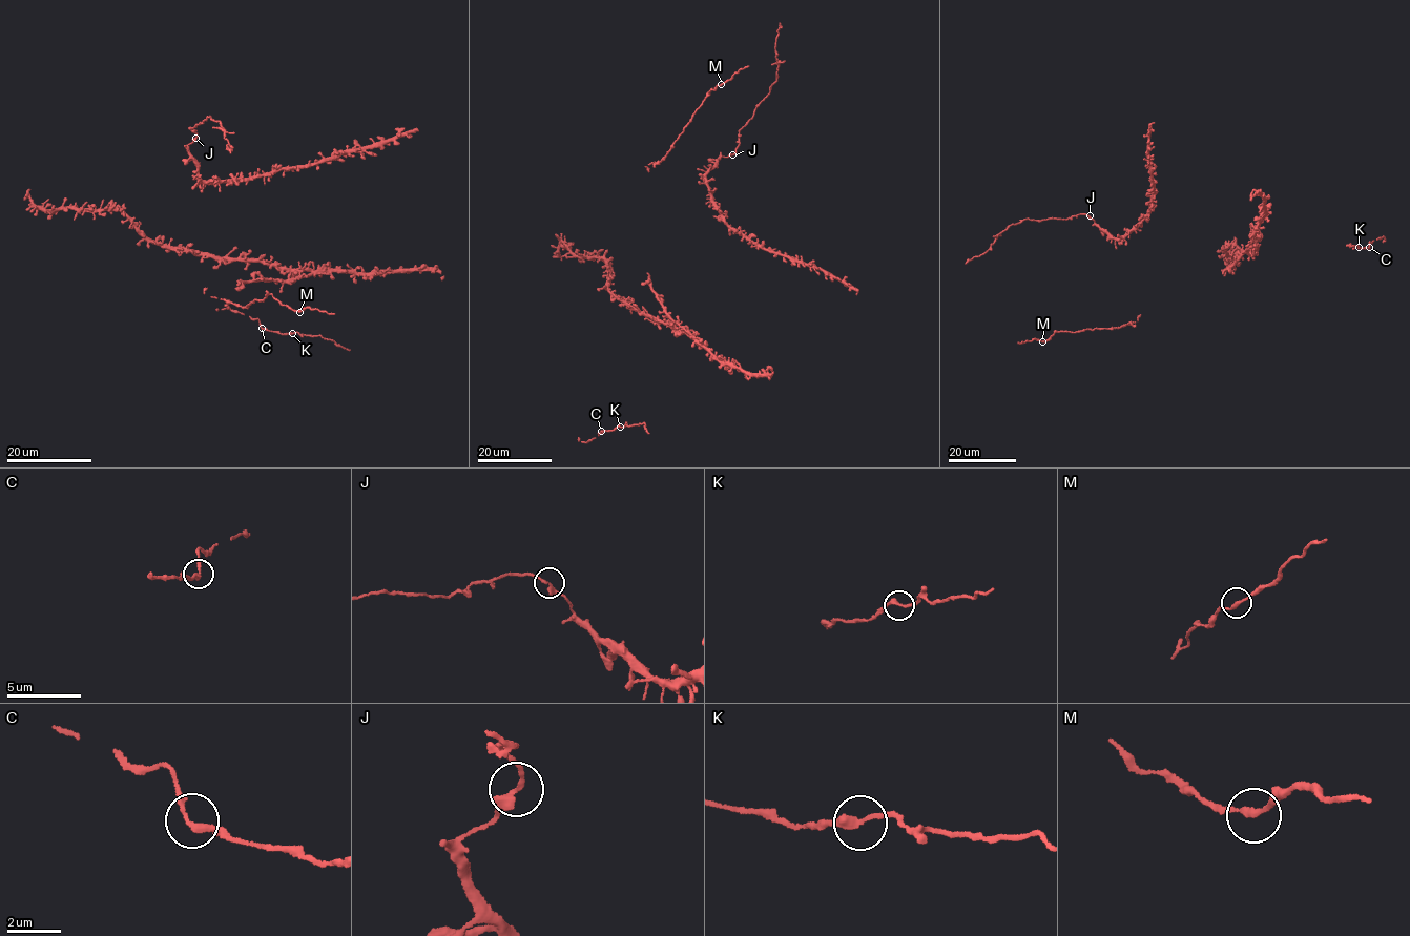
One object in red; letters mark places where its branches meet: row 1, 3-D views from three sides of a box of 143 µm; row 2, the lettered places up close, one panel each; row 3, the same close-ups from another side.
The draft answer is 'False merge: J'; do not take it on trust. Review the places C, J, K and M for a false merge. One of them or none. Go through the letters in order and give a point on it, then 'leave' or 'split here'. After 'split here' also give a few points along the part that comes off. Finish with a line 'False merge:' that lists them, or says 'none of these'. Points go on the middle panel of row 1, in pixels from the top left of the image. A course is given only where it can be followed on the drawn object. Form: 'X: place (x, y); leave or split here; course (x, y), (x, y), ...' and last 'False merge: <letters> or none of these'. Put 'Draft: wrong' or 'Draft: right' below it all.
C: place (601, 431); leave
J: place (732, 154); split here; course (733, 156), (739, 146), (740, 129), (775, 82), (778, 62), (774, 48), (780, 22)
K: place (620, 427); leave
M: place (721, 84); leave
False merge: J
Draft: right

